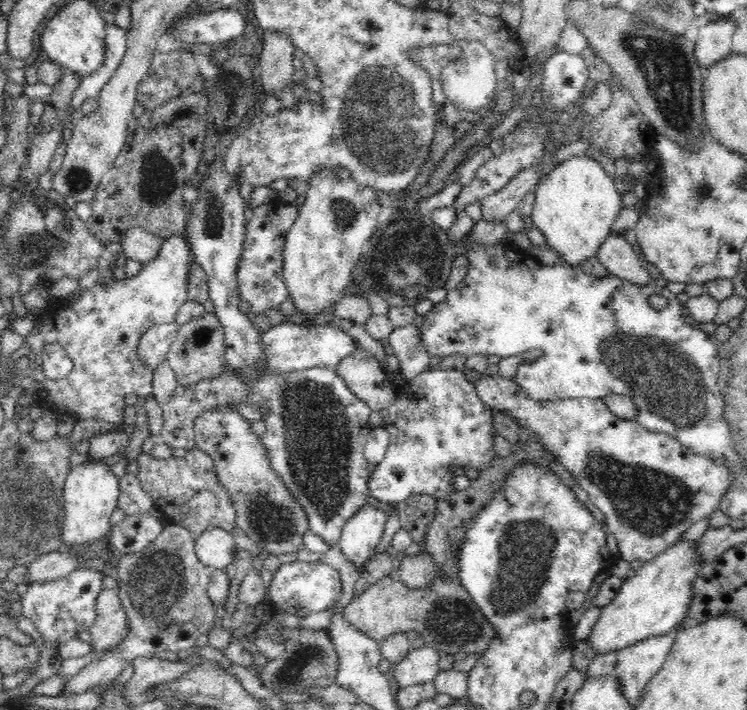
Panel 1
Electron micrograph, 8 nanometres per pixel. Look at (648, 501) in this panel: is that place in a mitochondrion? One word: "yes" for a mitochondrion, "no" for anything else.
yes

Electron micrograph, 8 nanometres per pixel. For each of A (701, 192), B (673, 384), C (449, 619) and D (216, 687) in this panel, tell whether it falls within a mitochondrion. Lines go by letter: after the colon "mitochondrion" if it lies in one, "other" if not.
A: mitochondrion
B: mitochondrion
C: mitochondrion
D: other

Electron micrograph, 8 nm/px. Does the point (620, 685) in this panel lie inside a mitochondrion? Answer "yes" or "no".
no

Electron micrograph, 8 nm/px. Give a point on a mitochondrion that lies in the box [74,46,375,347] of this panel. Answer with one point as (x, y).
(156, 181)

